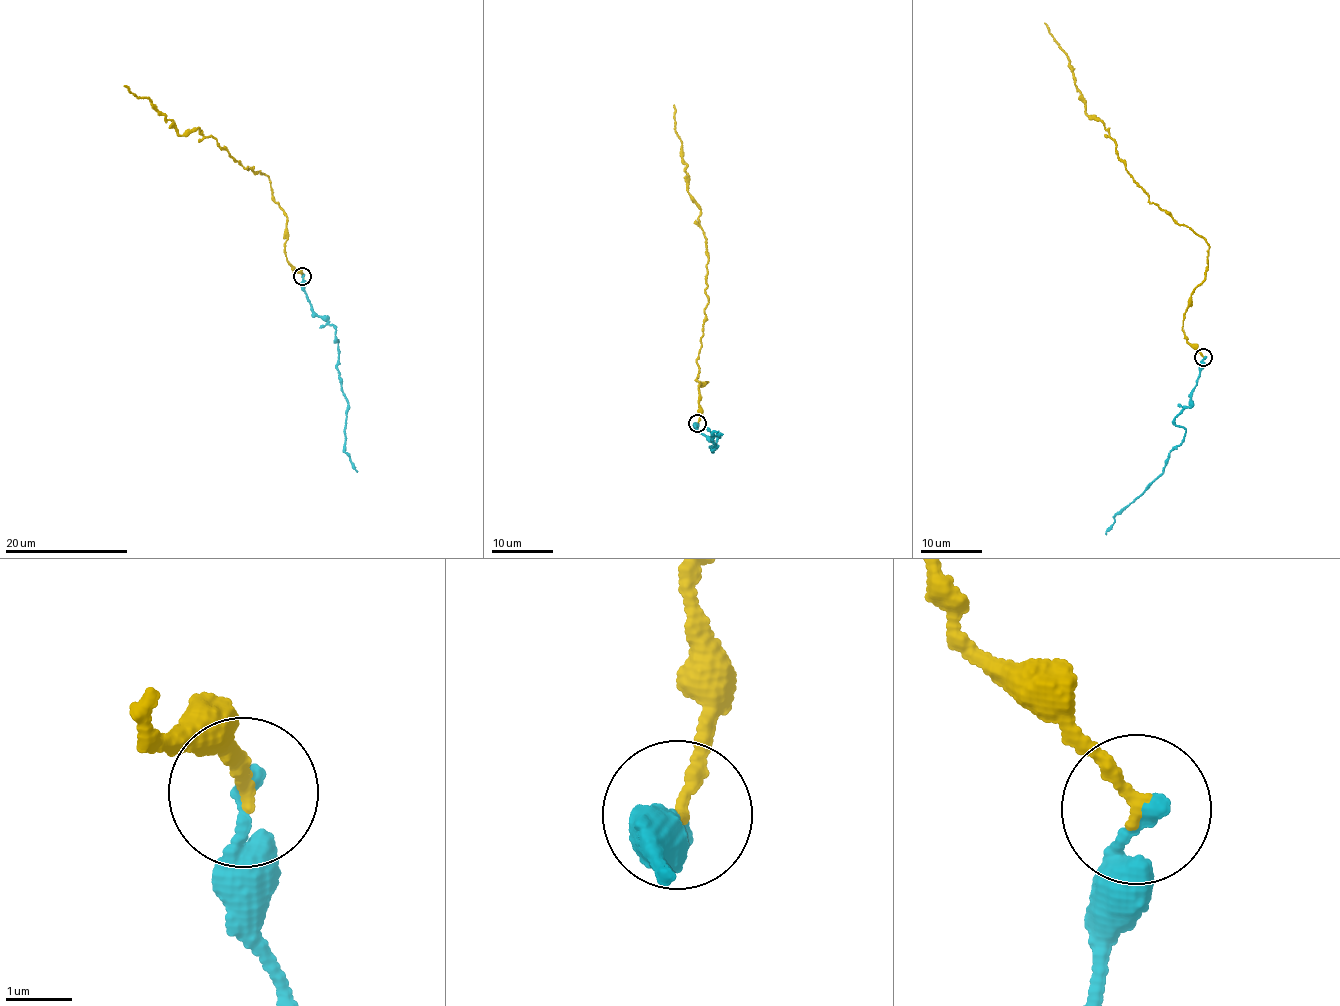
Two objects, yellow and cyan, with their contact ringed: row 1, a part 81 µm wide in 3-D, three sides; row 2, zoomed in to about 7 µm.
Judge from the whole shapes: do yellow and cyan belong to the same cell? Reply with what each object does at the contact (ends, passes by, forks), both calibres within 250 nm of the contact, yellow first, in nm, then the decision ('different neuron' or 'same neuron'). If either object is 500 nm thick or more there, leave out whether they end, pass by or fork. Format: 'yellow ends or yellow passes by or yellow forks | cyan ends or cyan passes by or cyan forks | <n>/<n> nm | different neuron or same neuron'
yellow ends | cyan ends | 200/240 nm | same neuron

